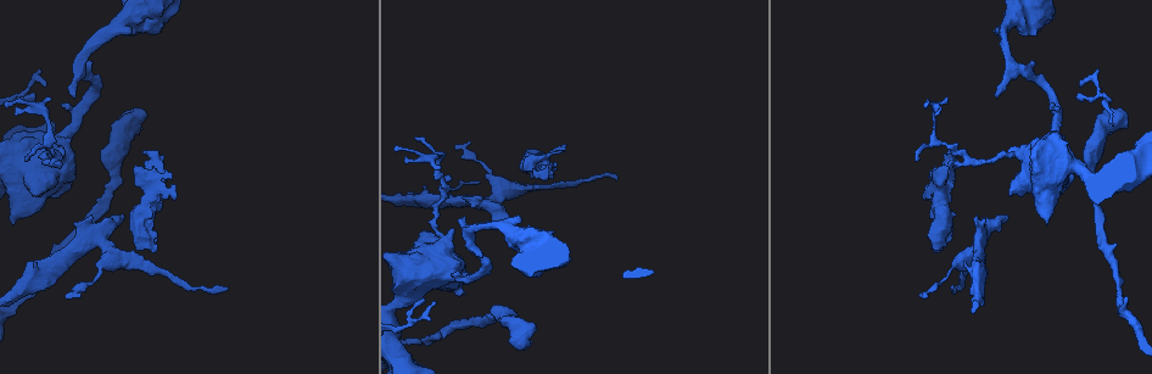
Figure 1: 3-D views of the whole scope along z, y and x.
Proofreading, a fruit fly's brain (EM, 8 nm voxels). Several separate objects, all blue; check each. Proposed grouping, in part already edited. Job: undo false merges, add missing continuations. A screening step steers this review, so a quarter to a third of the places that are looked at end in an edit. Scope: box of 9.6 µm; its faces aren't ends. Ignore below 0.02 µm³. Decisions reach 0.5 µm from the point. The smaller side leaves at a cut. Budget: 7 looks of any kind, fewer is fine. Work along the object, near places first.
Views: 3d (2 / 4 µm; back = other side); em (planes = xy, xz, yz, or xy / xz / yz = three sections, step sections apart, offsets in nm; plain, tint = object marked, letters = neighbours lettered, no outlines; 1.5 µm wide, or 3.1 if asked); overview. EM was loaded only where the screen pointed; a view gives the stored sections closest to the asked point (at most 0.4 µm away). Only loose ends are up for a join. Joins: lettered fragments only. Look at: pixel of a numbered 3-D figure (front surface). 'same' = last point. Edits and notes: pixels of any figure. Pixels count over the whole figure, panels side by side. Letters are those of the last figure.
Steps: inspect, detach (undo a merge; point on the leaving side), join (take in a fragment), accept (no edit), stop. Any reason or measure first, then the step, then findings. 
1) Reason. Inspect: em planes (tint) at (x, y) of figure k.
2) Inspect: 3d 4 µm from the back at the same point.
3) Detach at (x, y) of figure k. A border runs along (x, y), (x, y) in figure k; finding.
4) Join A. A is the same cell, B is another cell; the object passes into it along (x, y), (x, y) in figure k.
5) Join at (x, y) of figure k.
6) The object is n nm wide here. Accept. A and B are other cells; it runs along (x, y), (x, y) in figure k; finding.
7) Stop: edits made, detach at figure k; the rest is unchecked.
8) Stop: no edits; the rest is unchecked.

Free end. Inspect: em yz step 8 (tint) at (88, 218) of figure 1.

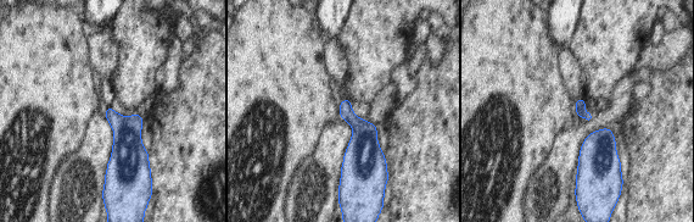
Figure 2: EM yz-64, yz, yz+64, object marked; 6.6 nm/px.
Cut it another way. Inspect: em planes (tint) at the same point.

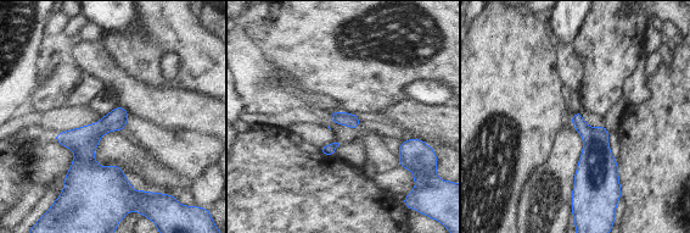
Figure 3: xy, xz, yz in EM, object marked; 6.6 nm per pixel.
What lies round it. Inspect: em planes (letters) at the same point.

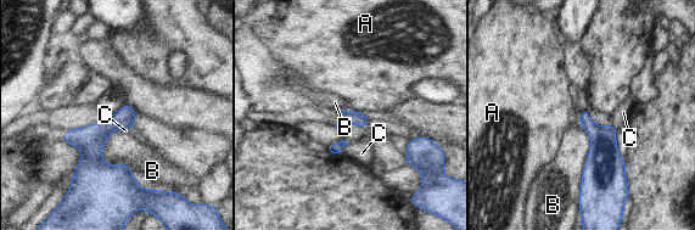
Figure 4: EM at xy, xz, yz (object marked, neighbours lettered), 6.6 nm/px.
Accept. A, B and C are other cells; it runs along (127, 108), (94, 141), (111, 189) in figure 4; no lettered fragment goes on from it.

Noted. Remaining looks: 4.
An open end. Inspect: 3d 2 µm at (915, 160) of figure 1.

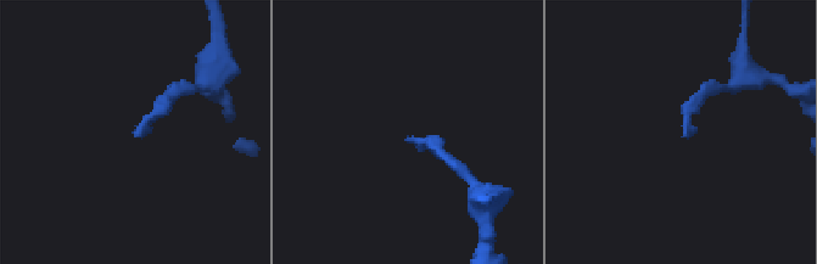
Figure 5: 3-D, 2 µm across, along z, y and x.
Inspect: em planes (tint) at (137, 135) of figure 5.

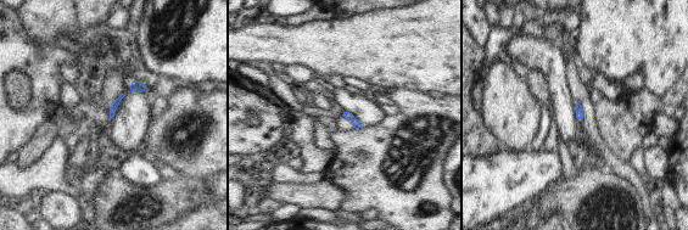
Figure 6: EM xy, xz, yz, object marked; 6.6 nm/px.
See the neighbours. Inspect: em planes (letters) at the same point.

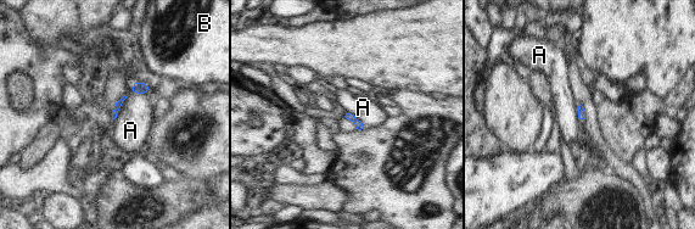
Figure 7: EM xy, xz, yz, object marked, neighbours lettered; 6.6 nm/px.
Accept. A and B are other cells; a border runs along (130, 88), (135, 94), (149, 94) in figure 7; no lettered fragment goes on from it.

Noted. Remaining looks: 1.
Stop: no edits; the rest is unchecked.

